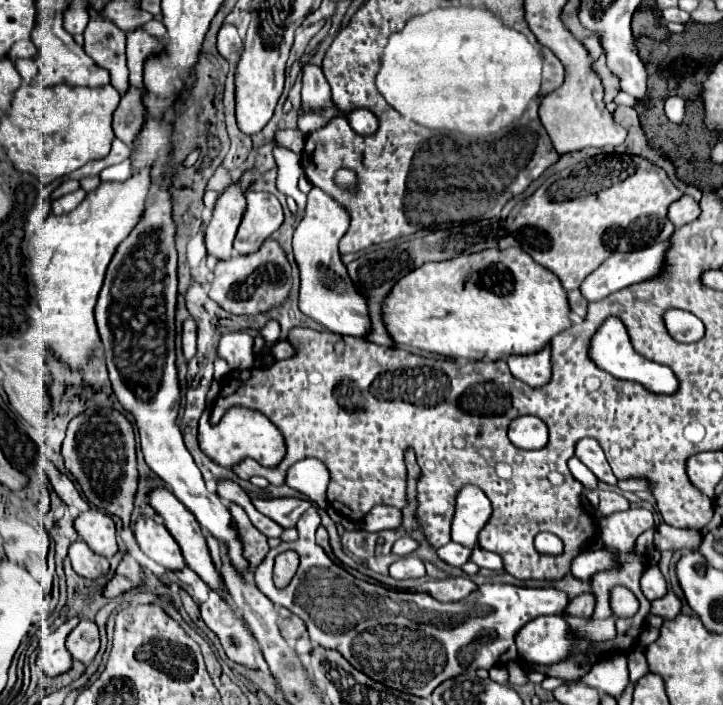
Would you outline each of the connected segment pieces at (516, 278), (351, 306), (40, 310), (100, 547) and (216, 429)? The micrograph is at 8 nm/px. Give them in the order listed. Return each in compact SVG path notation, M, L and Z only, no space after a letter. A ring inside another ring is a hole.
M490 248L468 256L456 256L444 262L422 264L404 276L384 302L384 316L390 336L398 348L420 348L426 352L468 358L502 360L512 354L534 354L546 348L558 332L572 326L570 304L560 280L532 260L522 248Z
M320 188L308 192L306 214L294 232L294 258L300 266L300 310L340 336L366 338L372 330L368 316L368 296L360 294L352 284L346 264L338 252L338 242L348 230L350 216Z
M146 170L126 182L102 182L98 190L86 194L84 202L70 214L50 214L30 240L32 280L38 302L38 308L32 310L32 322L40 328L54 356L72 370L82 370L98 350L100 334L94 320L94 306L104 274L118 244L132 232L142 216L150 184Z
M90 508L74 520L74 528L80 538L96 552L106 558L112 558L118 550L116 546L116 524L102 510Z
M230 408L216 425L210 423L210 410L206 409L198 424L198 442L202 452L222 468L232 468L244 458L254 458L262 466L276 466L284 456L284 438L278 428L260 412L248 408Z

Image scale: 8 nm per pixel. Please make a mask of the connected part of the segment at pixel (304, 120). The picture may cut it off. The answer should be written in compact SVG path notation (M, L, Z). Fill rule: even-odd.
M306 62L302 66L302 106L308 110L302 118L298 118L298 128L302 132L314 132L322 128L332 116L340 112L330 102L330 86L322 74L322 68Z

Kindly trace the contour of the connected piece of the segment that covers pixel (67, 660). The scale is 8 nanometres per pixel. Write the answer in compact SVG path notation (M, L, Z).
M74 616L42 640L40 652L38 652L38 664L48 676L58 676L72 668L72 656L66 648L66 636L72 632L72 628L78 622L80 622L80 616Z

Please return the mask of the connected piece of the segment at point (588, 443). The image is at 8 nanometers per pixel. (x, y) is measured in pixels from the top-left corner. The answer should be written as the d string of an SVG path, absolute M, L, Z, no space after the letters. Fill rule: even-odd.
M584 438L582 442L578 442L576 444L576 456L596 474L598 480L616 486L618 480L616 480L610 464L608 464L608 460L604 456L602 446L594 438Z

